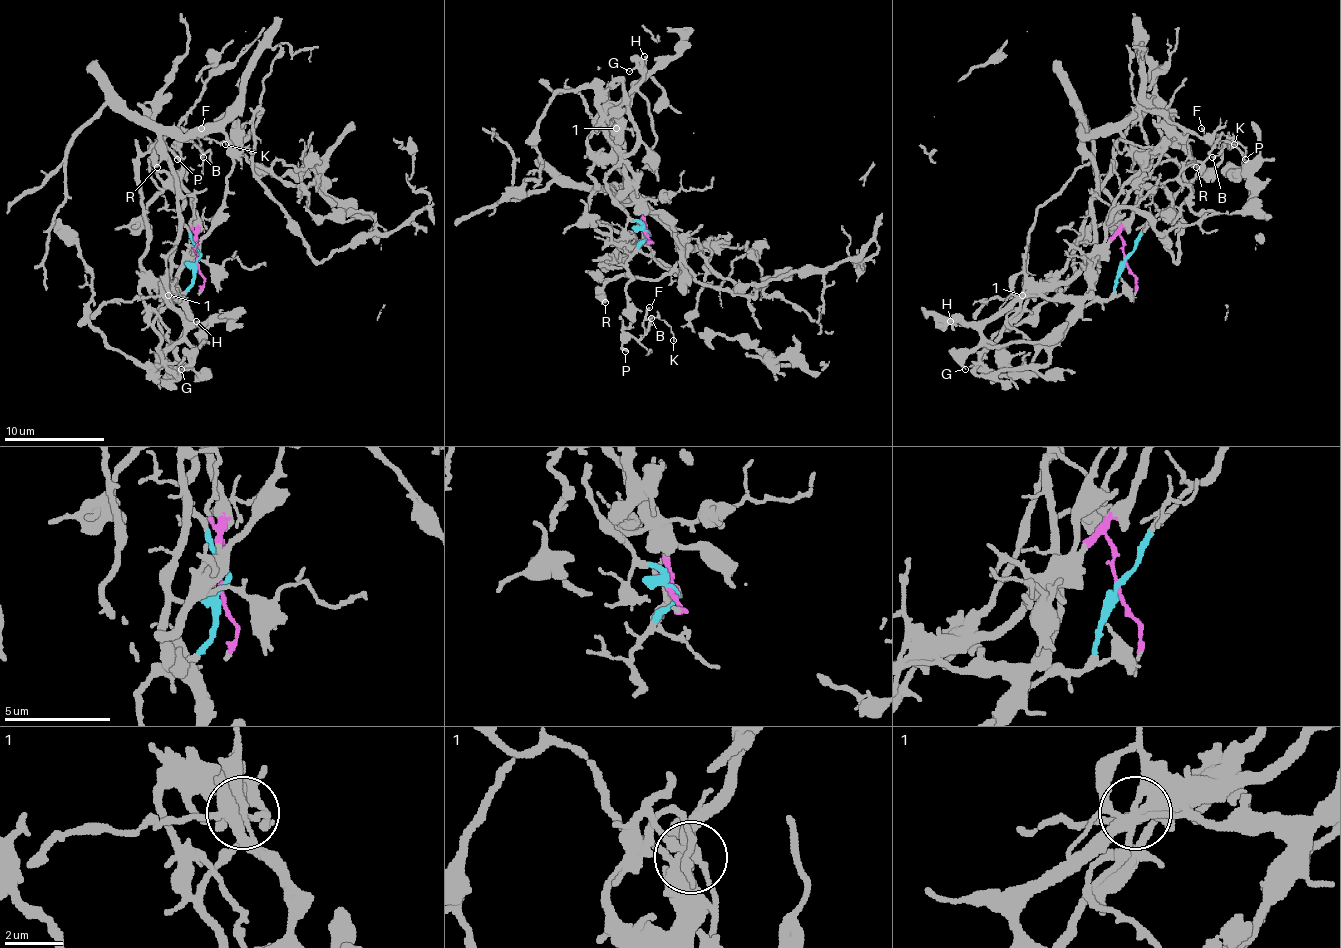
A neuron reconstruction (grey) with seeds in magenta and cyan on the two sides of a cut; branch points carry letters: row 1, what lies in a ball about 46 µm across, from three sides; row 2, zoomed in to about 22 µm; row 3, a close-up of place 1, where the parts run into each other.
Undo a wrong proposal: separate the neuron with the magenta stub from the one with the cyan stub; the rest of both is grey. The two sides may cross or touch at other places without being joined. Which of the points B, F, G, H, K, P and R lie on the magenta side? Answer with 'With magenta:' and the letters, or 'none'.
With magenta: G, H, R

